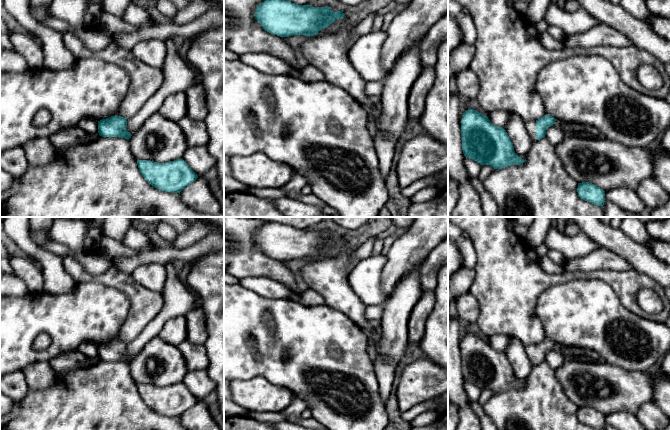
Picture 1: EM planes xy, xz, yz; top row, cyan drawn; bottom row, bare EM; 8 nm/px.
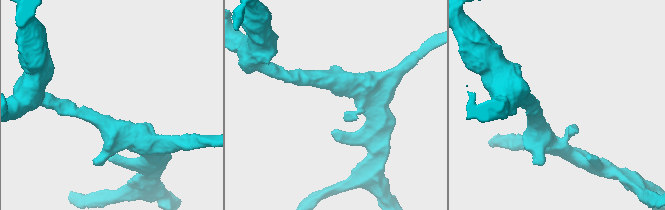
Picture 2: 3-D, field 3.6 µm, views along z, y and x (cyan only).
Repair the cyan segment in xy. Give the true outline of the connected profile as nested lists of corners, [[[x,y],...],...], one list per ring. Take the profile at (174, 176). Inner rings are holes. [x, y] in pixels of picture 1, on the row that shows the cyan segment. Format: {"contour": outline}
{"contour": [[[181,158],[167,163],[138,160],[137,165],[144,179],[153,187],[179,193],[198,176]]]}

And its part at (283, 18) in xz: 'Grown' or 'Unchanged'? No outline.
Unchanged

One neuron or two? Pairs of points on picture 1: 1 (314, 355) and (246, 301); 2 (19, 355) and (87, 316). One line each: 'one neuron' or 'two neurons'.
1: one neuron
2: one neuron

